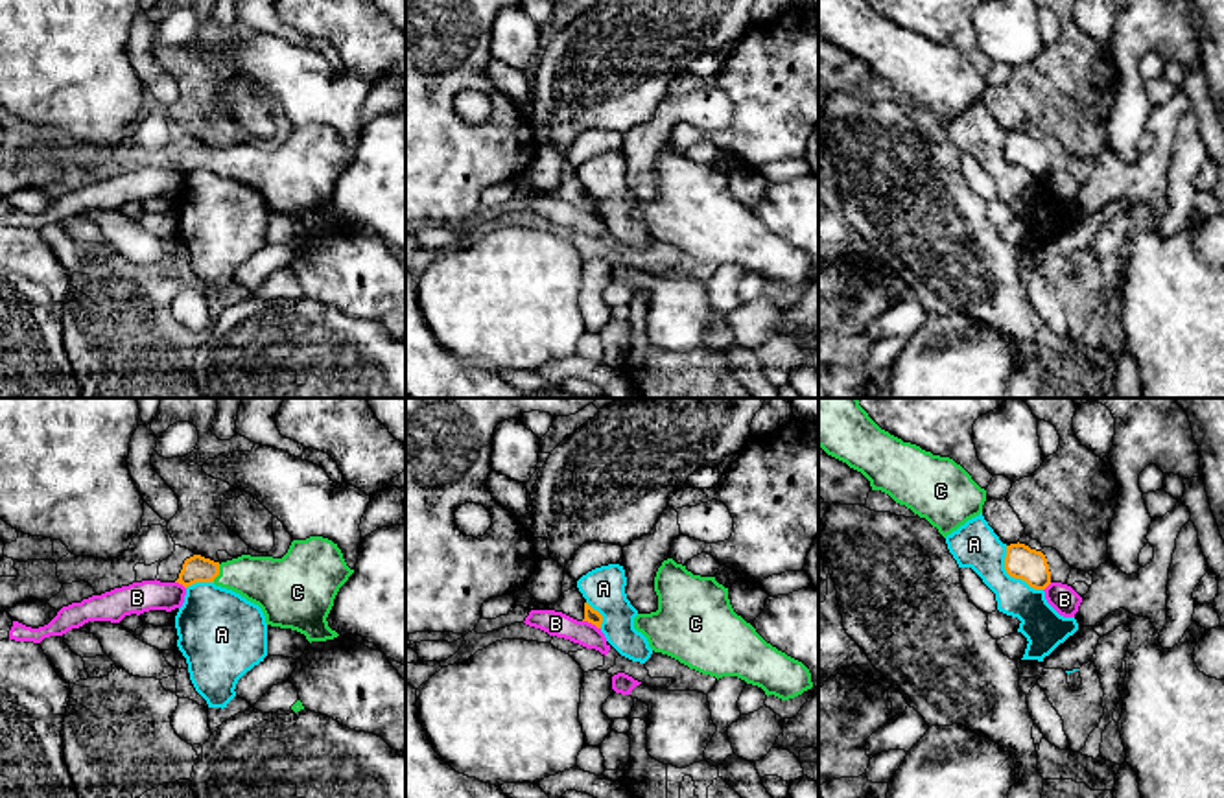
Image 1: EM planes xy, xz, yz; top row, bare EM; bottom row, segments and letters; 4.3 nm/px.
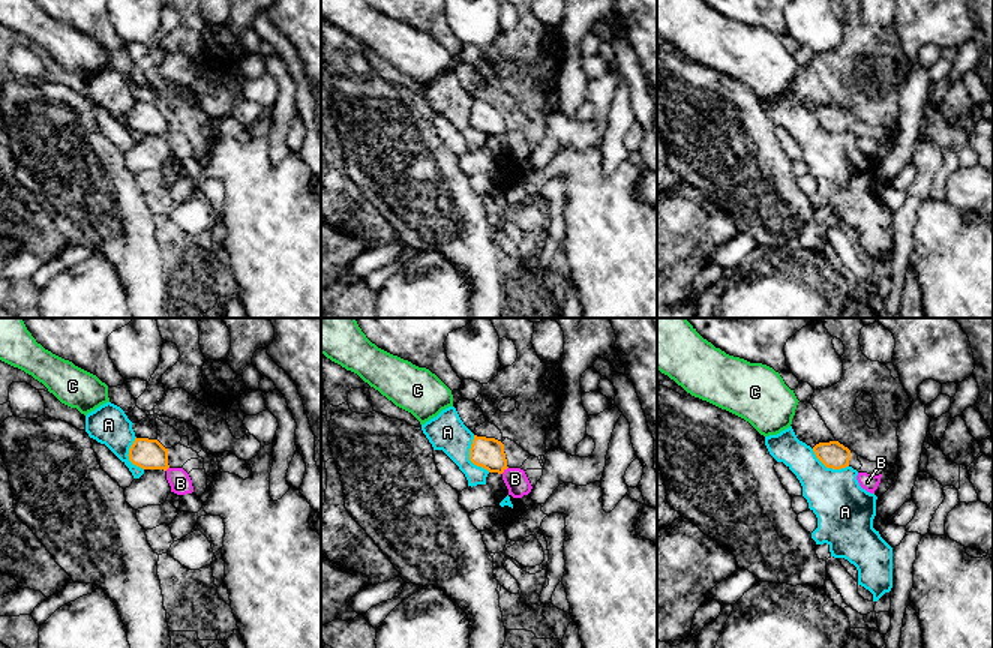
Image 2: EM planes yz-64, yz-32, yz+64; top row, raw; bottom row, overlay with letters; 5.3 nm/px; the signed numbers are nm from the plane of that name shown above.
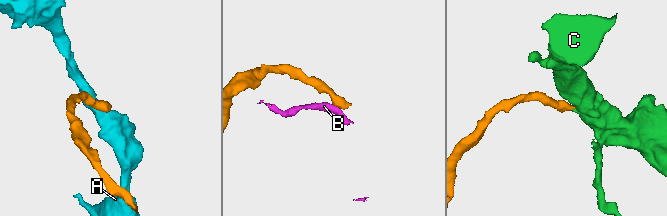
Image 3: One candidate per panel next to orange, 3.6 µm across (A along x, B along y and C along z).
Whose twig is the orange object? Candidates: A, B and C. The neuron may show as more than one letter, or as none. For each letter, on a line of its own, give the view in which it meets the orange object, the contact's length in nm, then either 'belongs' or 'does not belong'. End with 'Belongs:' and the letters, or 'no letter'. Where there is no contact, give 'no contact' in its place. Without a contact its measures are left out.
A: yz | 260 nm | does not belong
B: xz | 90 nm | does not belong
C: xy | 90 nm | belongs
Belongs: C

